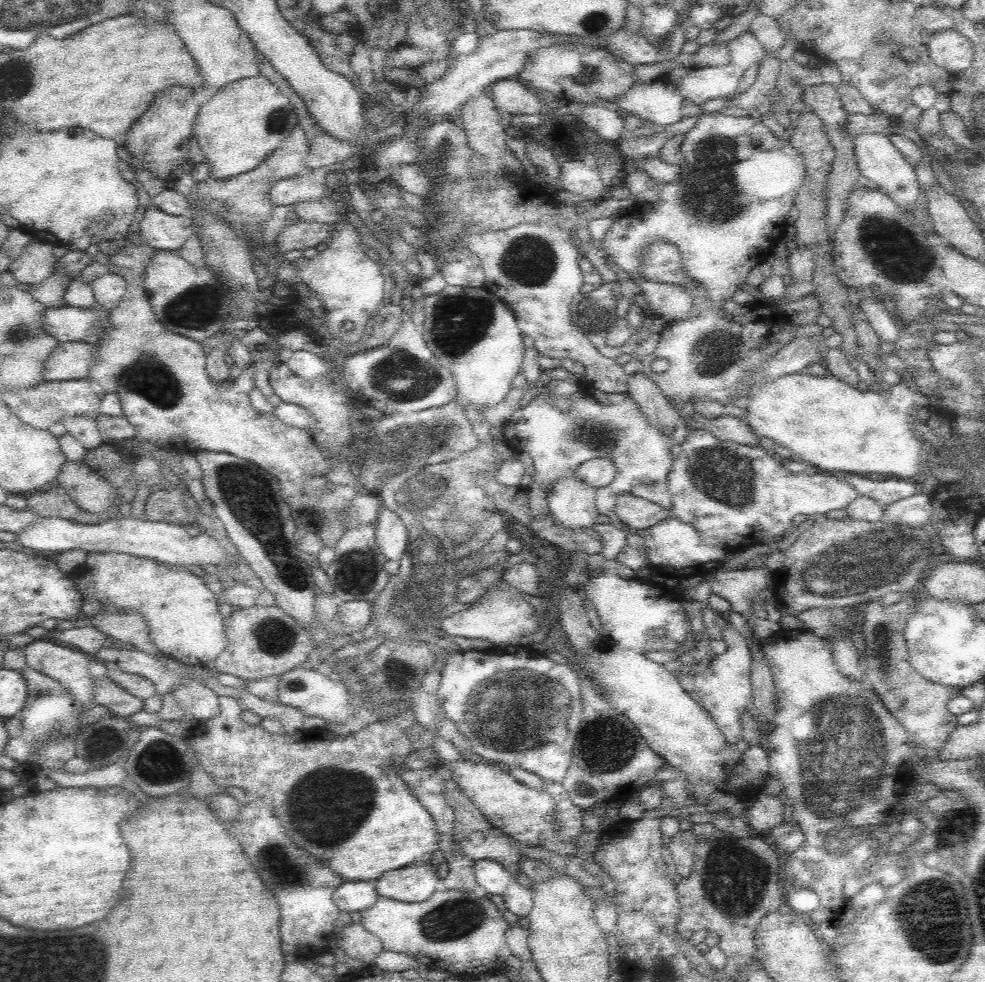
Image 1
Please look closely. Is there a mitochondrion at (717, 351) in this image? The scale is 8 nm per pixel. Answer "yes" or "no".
yes

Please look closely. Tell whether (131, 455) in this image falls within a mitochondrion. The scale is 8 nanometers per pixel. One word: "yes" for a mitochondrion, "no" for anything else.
no

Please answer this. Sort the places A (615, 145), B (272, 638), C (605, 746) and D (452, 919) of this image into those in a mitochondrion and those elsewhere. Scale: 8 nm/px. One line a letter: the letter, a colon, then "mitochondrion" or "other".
A: other
B: mitochondrion
C: mitochondrion
D: mitochondrion

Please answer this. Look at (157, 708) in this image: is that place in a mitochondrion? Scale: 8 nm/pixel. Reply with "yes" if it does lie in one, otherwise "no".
no

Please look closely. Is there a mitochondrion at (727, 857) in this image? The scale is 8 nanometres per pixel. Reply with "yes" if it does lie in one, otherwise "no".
yes

